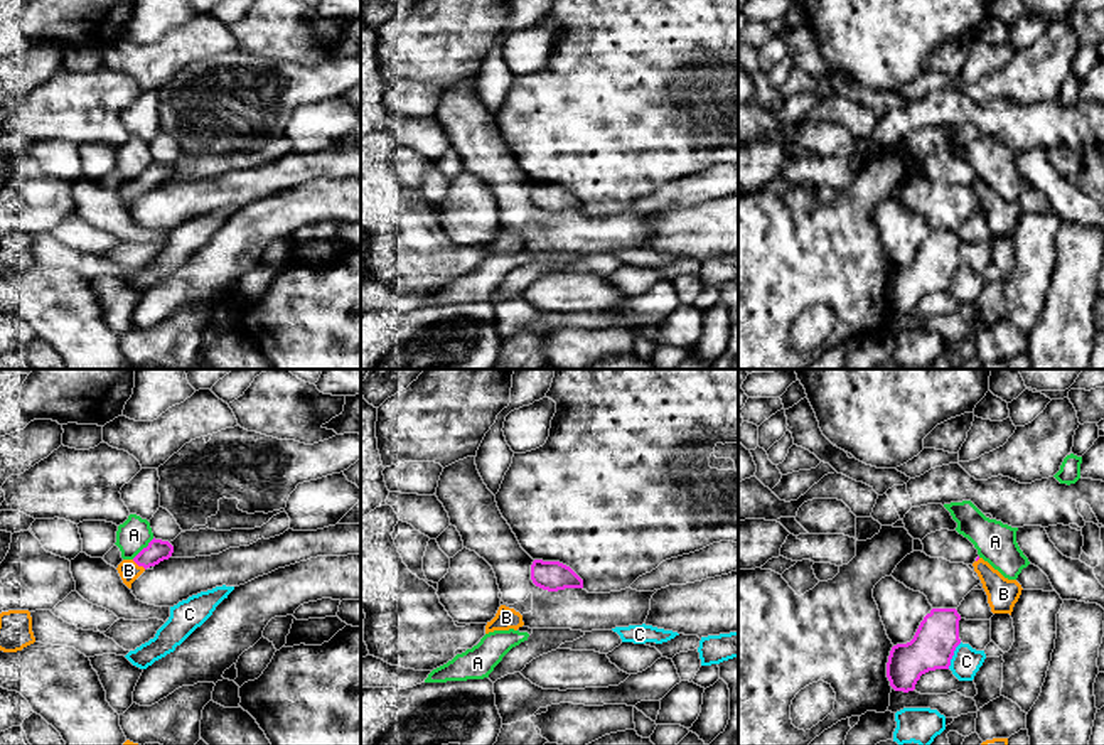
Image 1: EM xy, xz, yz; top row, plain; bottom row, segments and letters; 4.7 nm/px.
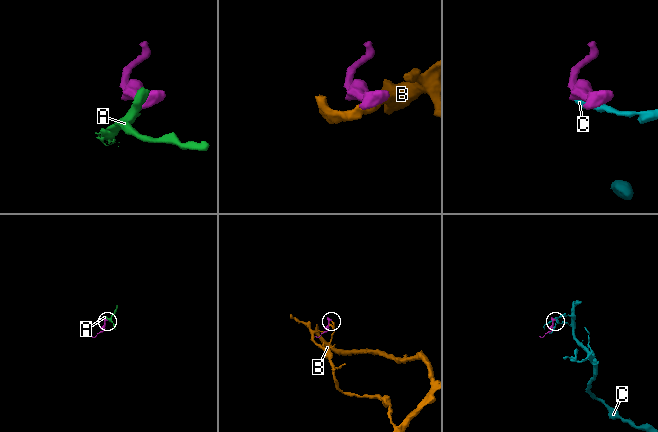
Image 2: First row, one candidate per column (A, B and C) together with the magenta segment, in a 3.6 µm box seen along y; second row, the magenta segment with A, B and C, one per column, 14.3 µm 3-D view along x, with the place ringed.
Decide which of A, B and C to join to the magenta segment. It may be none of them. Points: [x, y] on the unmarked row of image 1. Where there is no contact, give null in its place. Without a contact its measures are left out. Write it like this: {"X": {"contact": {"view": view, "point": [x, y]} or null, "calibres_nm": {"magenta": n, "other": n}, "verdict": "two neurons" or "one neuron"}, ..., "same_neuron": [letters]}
{"A": {"contact": {"view": "xy", "point": [144, 171]}, "calibres_nm": {"magenta": 110, "other": 160}, "verdict": "two neurons"}, "B": {"contact": {"view": "xy", "point": [139, 187]}, "calibres_nm": {"magenta": 110, "other": 100}, "verdict": "one neuron"}, "C": {"contact": {"view": "yz", "point": [953, 277]}, "calibres_nm": {"magenta": 200, "other": 140}, "verdict": "two neurons"}, "same_neuron": ["B"]}

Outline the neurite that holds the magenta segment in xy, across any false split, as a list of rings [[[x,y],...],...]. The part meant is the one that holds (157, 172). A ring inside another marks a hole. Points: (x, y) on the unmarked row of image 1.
[[[152,162],[133,182],[123,182],[118,187],[118,196],[123,206],[131,211],[131,206],[150,189],[169,182],[174,175],[174,169],[169,163]]]

